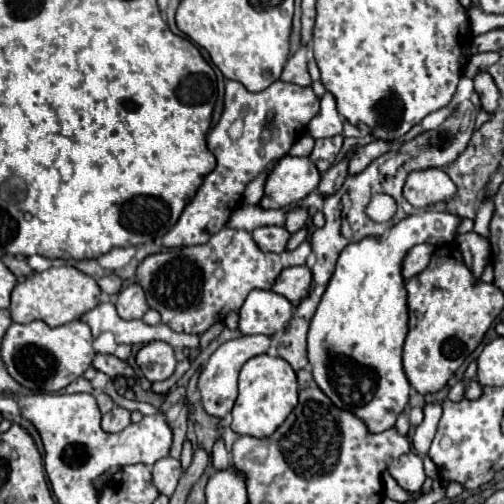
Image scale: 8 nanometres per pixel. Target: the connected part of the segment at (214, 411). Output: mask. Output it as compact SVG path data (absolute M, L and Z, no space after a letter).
M240 336L234 340L224 342L206 362L206 366L200 372L198 378L198 390L202 394L202 408L216 418L226 418L236 402L238 396L238 372L244 366L246 360L258 356L258 354L266 354L270 346L270 338L268 336Z

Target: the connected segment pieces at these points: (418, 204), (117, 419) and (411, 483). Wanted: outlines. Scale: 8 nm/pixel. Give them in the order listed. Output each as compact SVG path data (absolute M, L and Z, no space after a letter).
M430 168L426 172L412 172L404 184L404 198L414 208L428 208L436 202L446 202L456 194L454 182L440 168Z
M114 406L108 414L102 416L102 430L110 432L110 434L122 432L128 424L130 424L130 412L124 408L118 408L118 406Z
M408 452L402 456L400 462L390 462L388 466L390 476L400 484L400 488L404 488L406 492L422 492L426 474L424 474L424 466L422 466L422 458L414 452Z

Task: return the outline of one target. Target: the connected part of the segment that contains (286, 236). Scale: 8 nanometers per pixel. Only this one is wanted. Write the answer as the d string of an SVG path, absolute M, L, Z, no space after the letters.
M260 226L252 236L264 252L282 252L290 240L290 232L284 226Z

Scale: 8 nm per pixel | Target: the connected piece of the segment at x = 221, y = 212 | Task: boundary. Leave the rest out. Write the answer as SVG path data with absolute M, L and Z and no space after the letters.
M228 80L224 94L224 112L220 122L208 134L208 148L216 156L216 168L206 176L198 188L194 200L184 208L176 226L164 236L164 246L192 246L204 244L214 232L224 228L224 222L232 210L240 204L244 188L262 172L266 172L274 160L288 154L296 138L306 130L308 122L318 114L320 100L312 88L300 88L296 84L274 82L262 92L248 92L242 84Z

